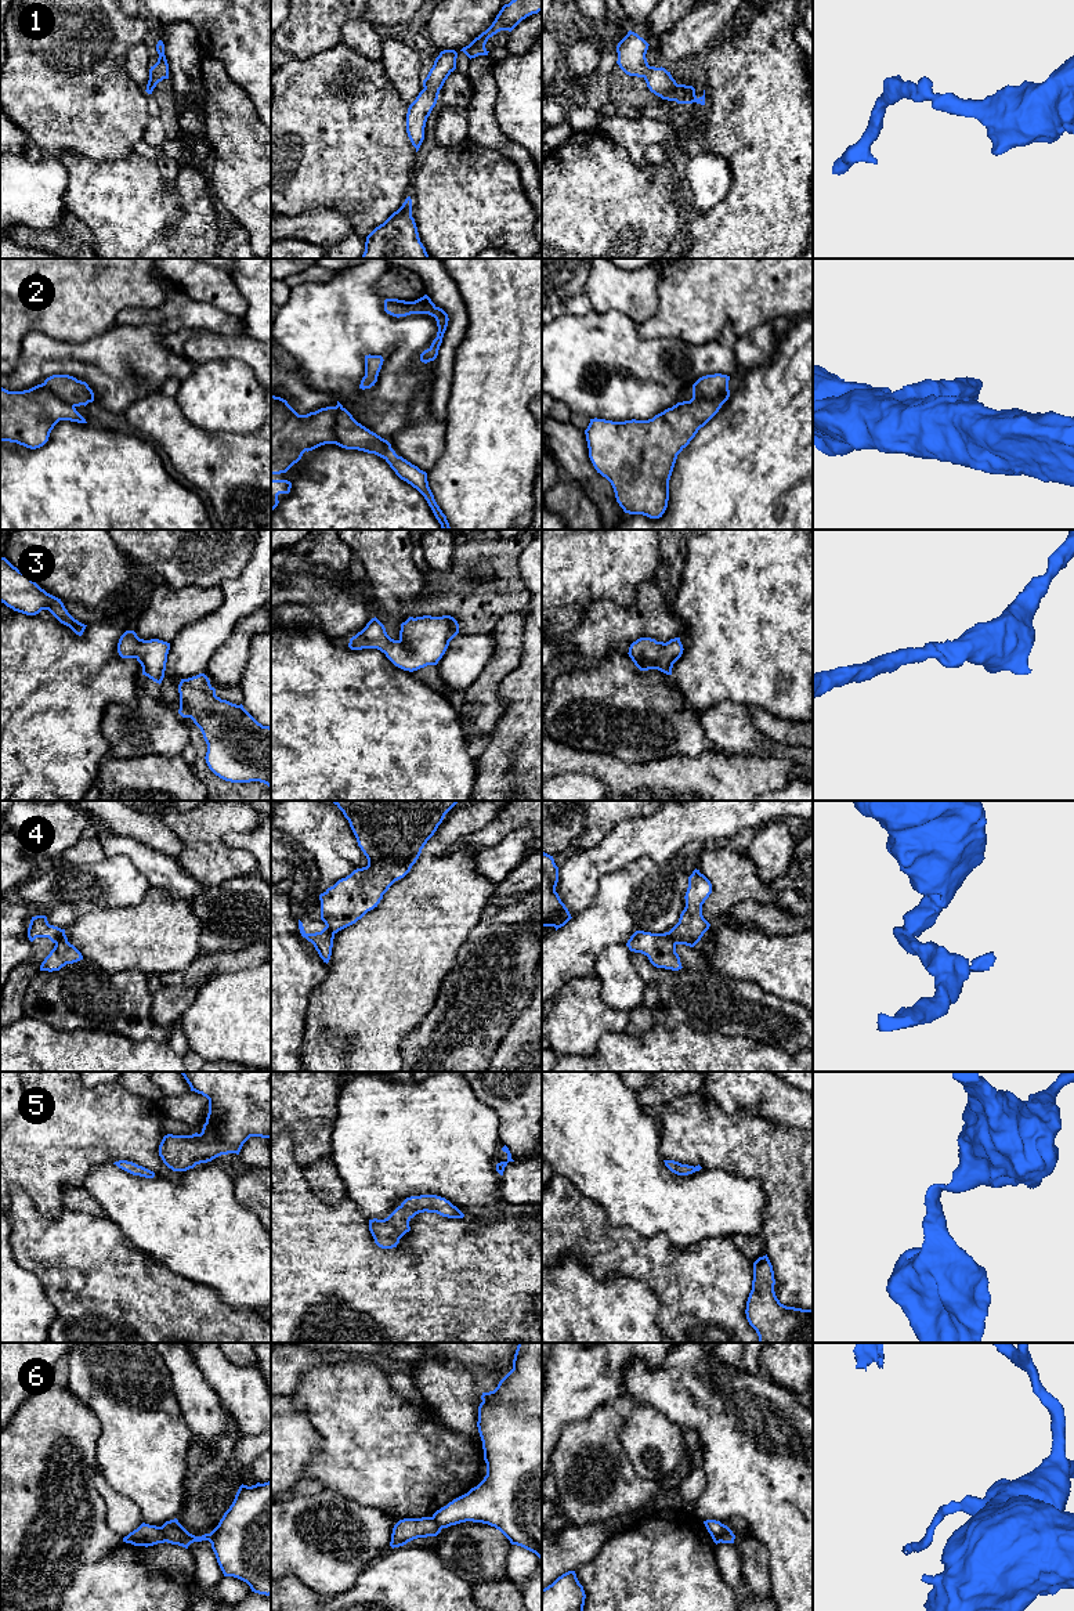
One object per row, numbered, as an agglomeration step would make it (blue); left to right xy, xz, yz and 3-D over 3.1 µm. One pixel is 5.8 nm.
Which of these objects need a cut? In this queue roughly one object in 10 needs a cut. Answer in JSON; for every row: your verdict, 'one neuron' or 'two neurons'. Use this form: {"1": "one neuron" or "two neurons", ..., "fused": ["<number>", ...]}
{"1": "one neuron", "2": "two neurons", "3": "one neuron", "4": "two neurons", "5": "one neuron", "6": "two neurons", "fused": ["2", "4", "6"]}

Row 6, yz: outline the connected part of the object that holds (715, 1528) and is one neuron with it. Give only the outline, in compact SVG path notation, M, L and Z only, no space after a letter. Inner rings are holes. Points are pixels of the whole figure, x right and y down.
M706 1520L706 1521L704 1521L704 1524L705 1524L708 1532L710 1534L713 1542L716 1545L720 1543L720 1538L727 1525L722 1524L720 1521L716 1521L716 1520Z

